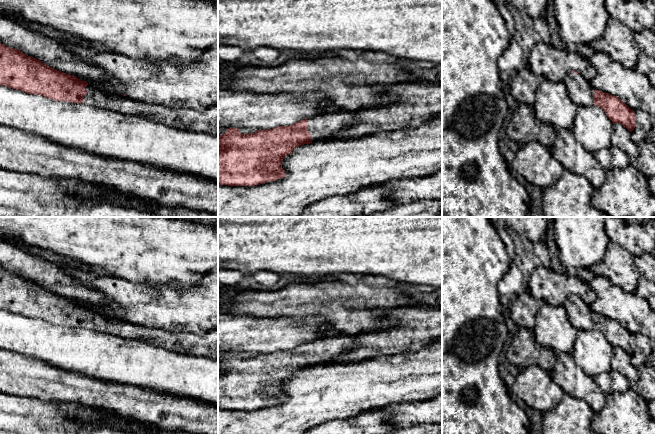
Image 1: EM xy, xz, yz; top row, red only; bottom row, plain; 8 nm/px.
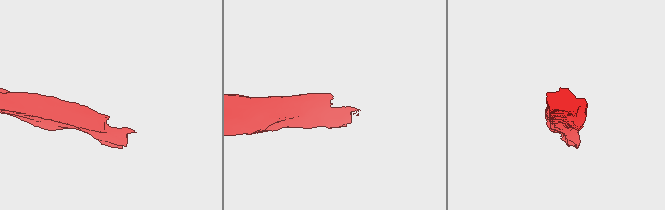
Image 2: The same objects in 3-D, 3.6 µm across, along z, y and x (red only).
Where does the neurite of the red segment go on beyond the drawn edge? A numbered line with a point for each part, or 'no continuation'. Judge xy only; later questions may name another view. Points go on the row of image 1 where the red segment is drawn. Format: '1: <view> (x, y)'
1: xy (206, 121)

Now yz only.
1: yz (581, 92)

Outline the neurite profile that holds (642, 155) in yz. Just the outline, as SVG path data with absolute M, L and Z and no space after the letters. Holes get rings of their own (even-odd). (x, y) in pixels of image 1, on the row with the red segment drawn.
M616 123L612 146L624 151L630 159L630 165L640 170L647 178L655 176L655 144L648 141L635 143L631 138L631 132Z

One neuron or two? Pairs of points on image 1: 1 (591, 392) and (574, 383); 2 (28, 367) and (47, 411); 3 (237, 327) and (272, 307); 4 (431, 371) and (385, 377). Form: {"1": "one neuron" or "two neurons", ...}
{"1": "one neuron", "2": "two neurons", "3": "two neurons", "4": "one neuron"}

